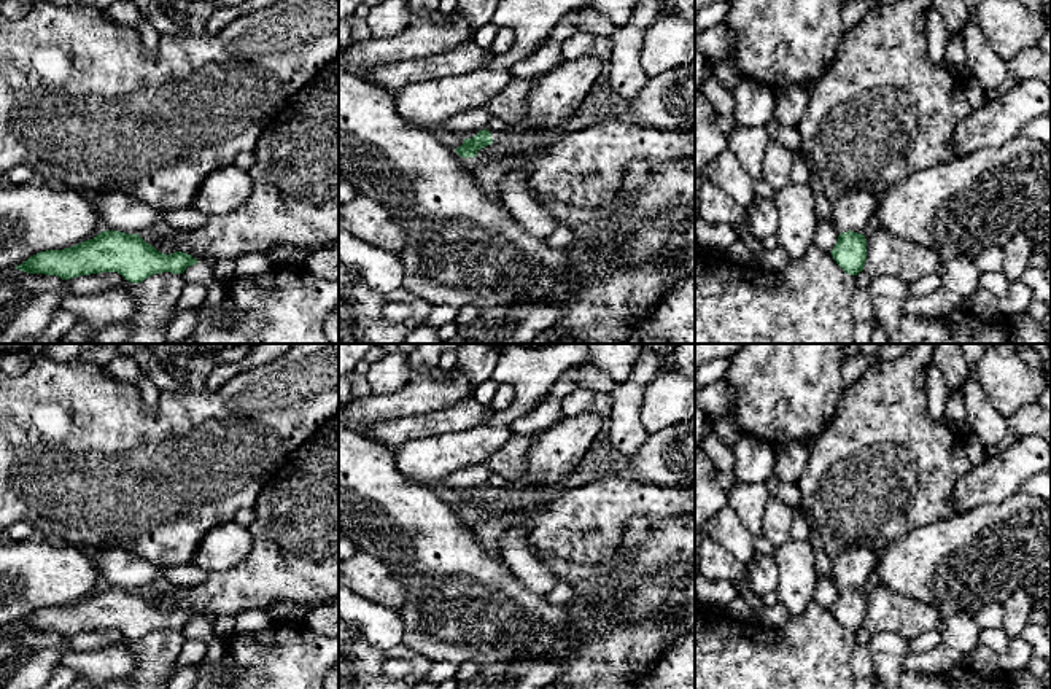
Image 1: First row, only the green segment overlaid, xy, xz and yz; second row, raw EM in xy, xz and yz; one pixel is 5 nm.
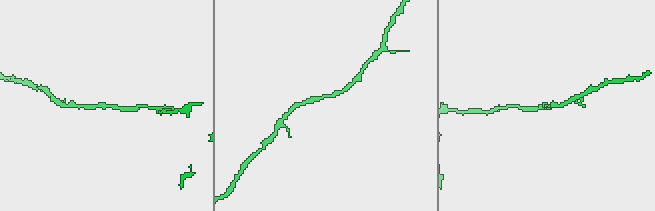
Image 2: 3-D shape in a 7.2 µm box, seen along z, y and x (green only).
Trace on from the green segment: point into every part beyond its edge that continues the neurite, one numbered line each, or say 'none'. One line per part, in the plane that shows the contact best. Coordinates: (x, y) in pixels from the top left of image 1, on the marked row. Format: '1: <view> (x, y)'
none

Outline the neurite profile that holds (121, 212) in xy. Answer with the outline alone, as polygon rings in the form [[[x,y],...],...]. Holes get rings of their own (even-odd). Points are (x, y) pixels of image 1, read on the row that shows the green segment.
[[[124,193],[87,194],[87,199],[97,210],[103,231],[140,234],[164,216],[156,208]]]

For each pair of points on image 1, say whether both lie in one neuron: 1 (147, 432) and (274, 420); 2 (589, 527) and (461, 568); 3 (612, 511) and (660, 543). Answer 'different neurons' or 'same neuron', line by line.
1: same neuron
2: different neurons
3: different neurons

